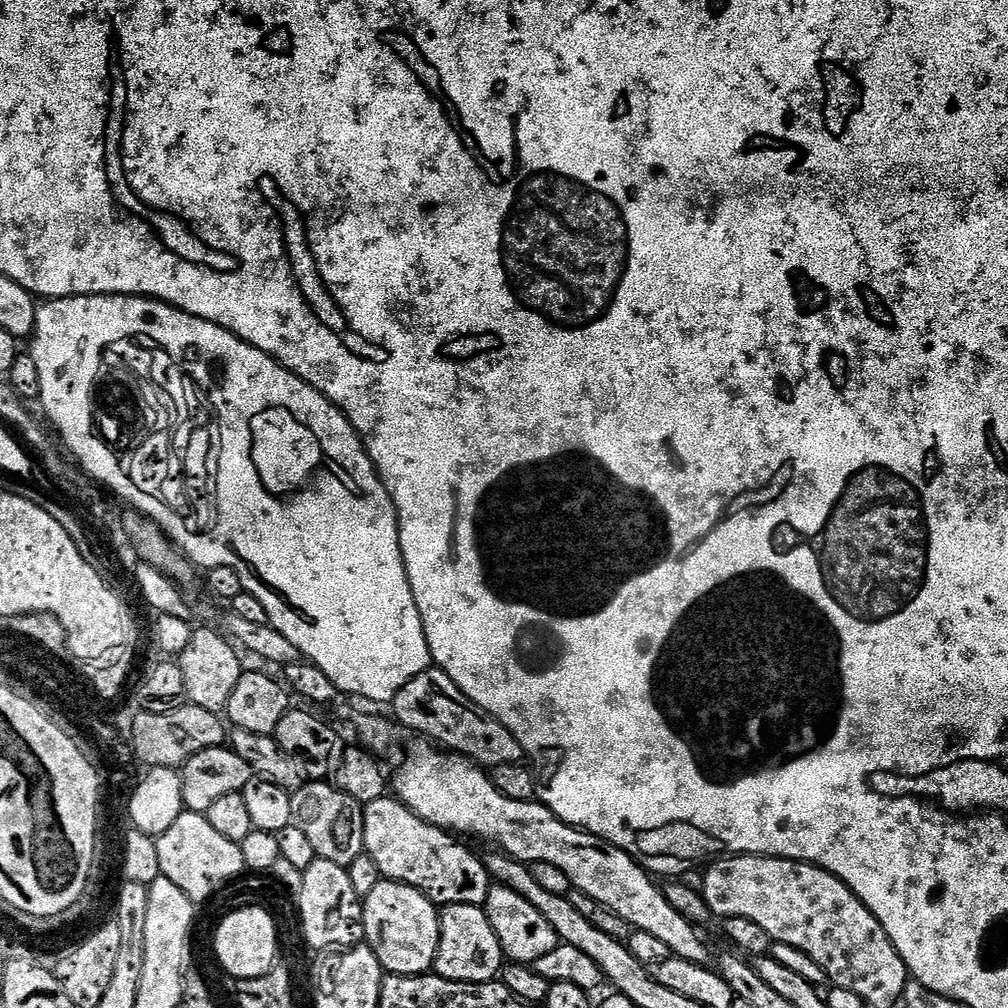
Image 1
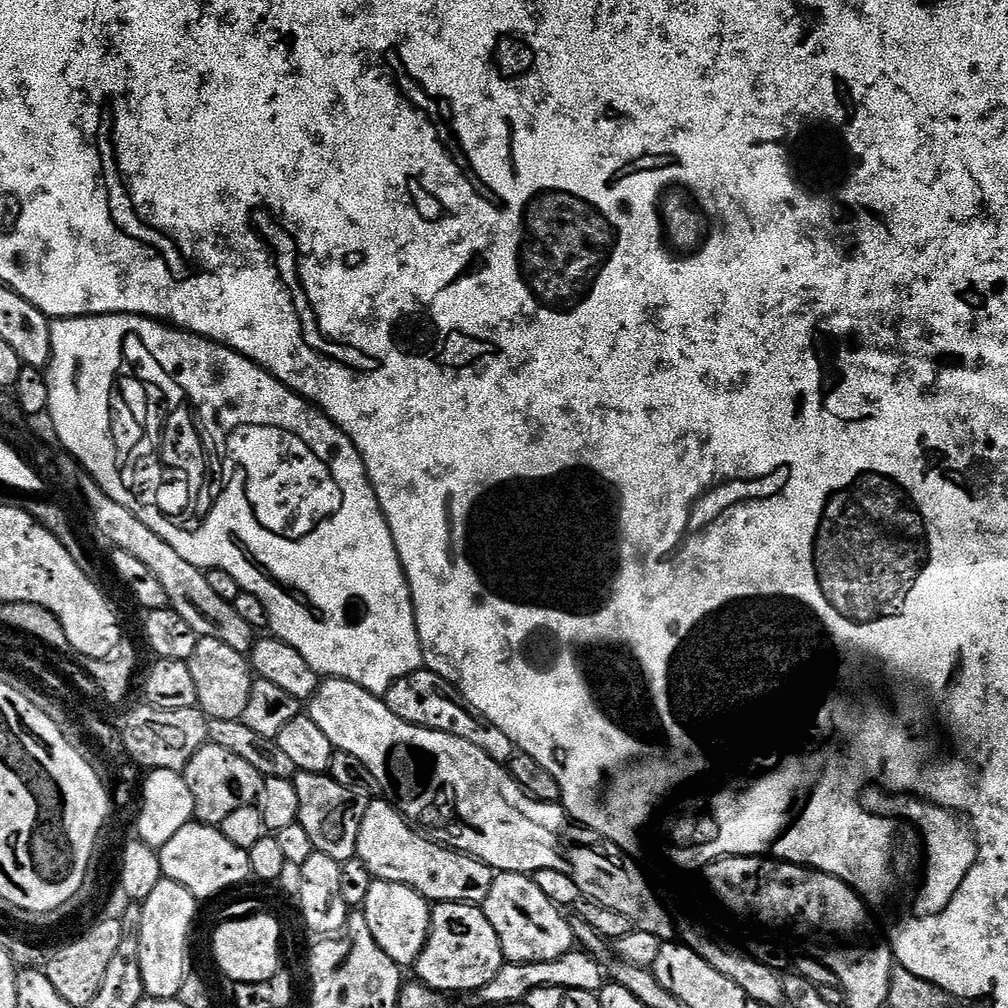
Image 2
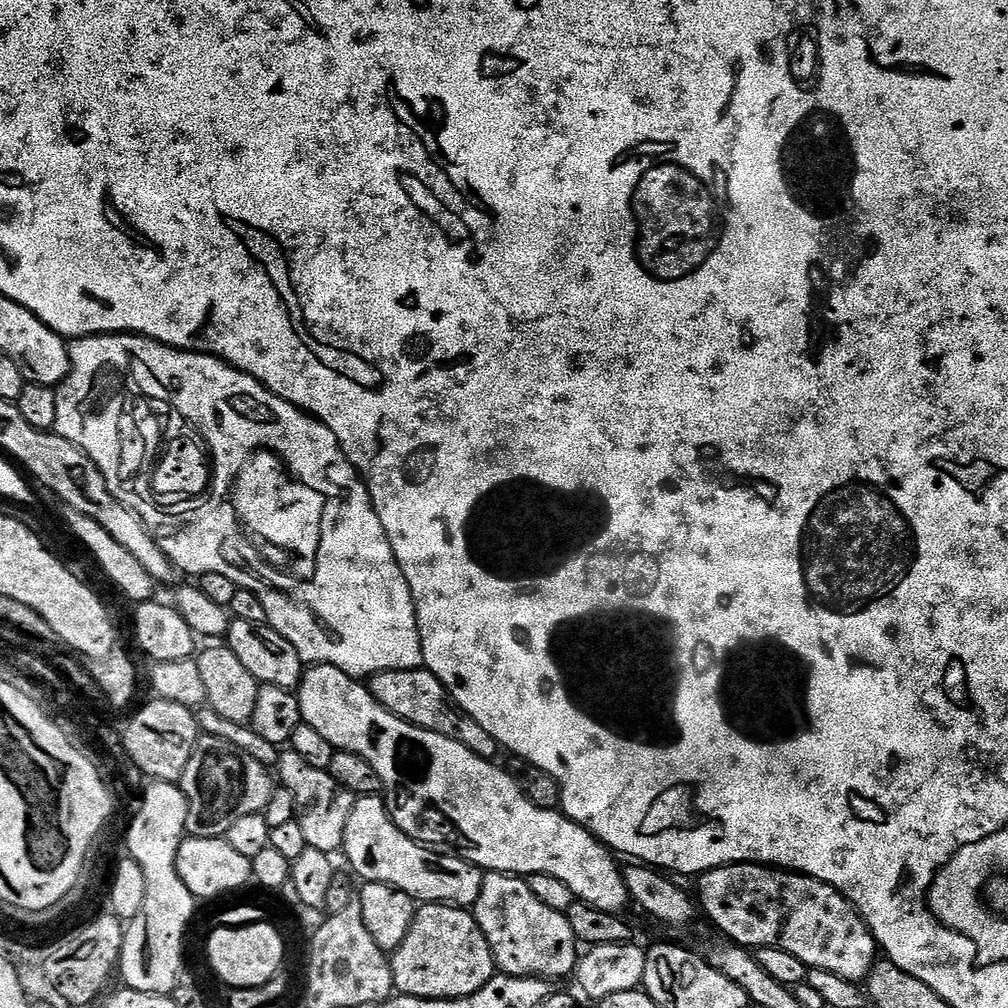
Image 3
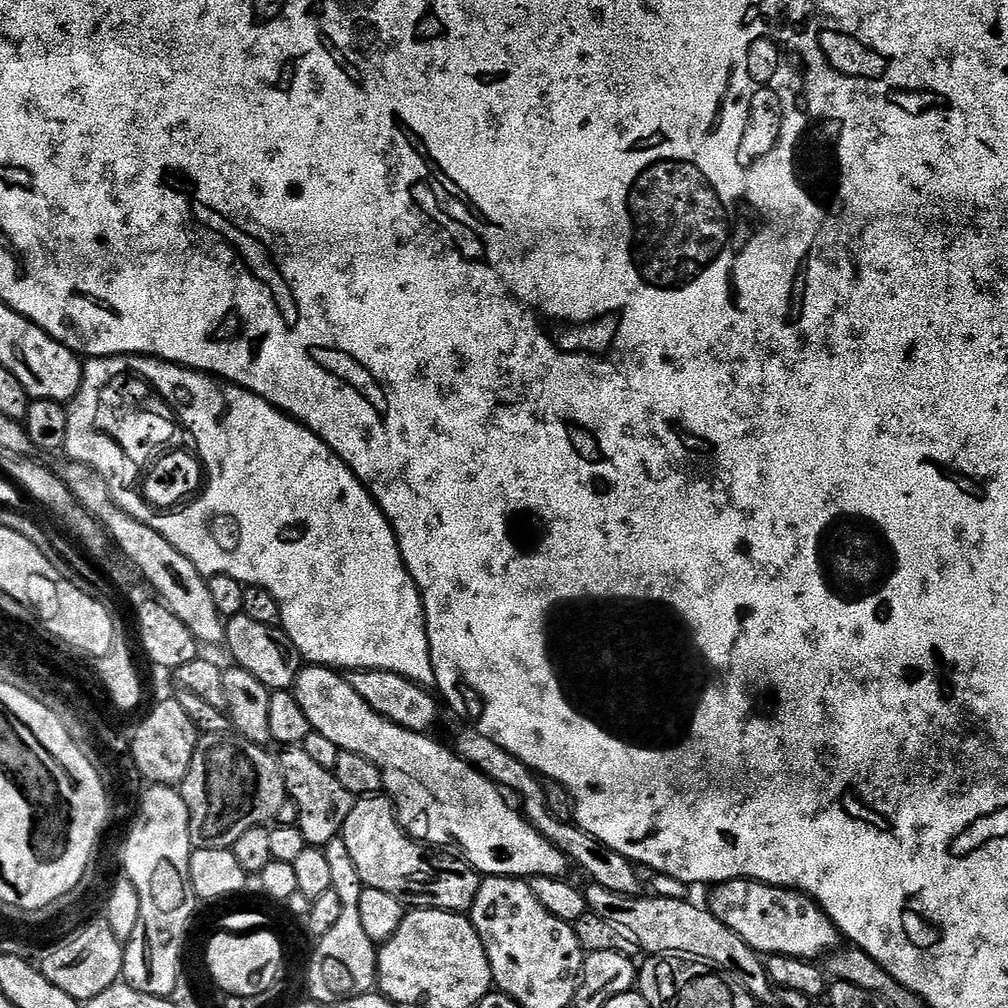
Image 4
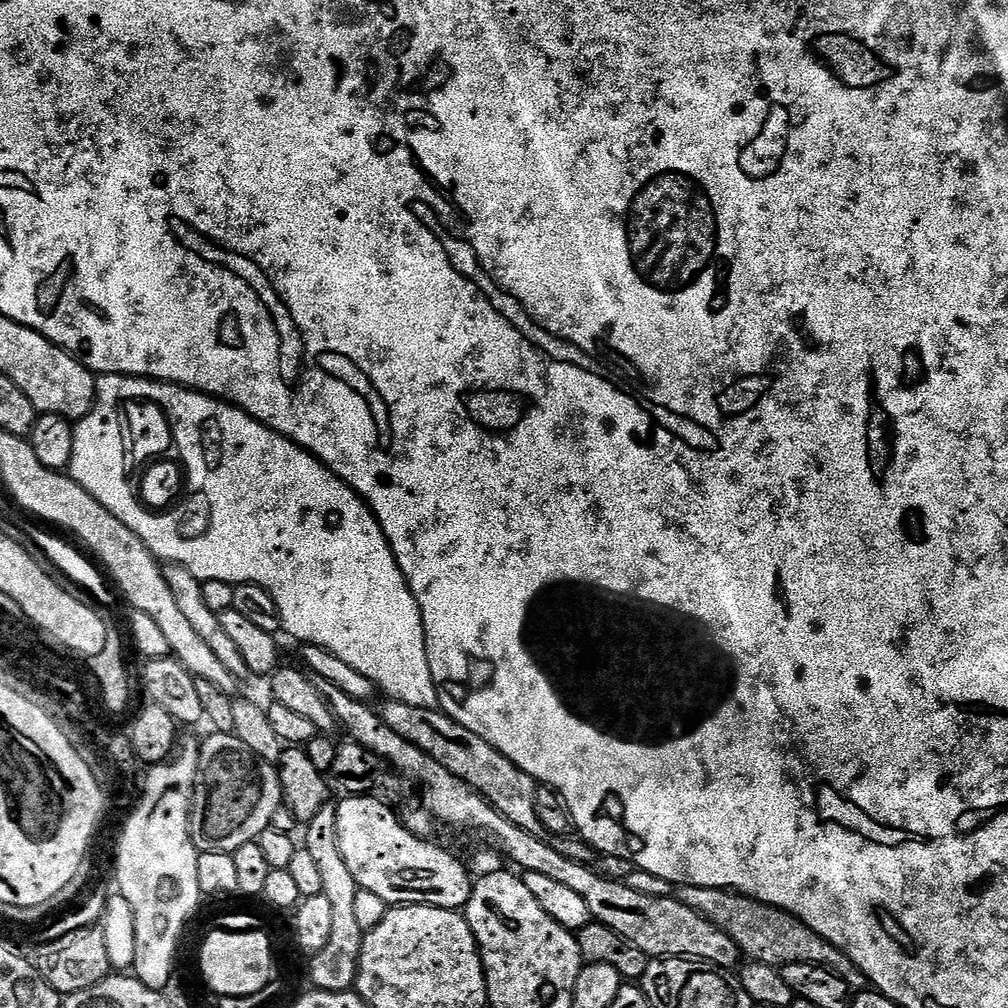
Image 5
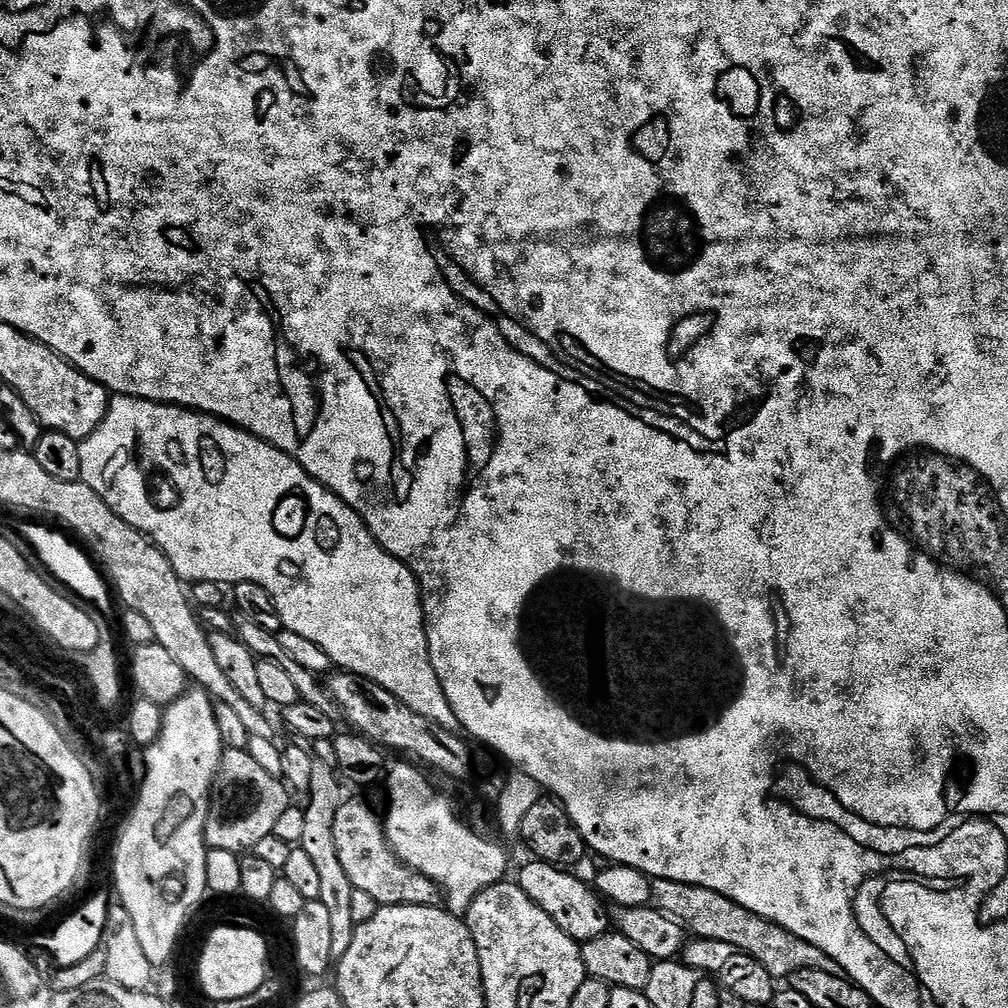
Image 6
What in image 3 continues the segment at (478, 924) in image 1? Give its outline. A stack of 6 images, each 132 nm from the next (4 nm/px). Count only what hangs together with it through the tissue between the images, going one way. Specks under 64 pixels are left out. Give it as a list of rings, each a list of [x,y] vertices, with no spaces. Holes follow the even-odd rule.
[[[420,904],[410,926],[410,934],[406,934],[402,946],[391,953],[390,959],[396,983],[395,991],[402,996],[417,996],[427,1000],[453,1000],[474,994],[482,990],[482,986],[486,986],[486,982],[490,982],[497,971],[496,959],[492,956],[475,915],[451,904]]]

